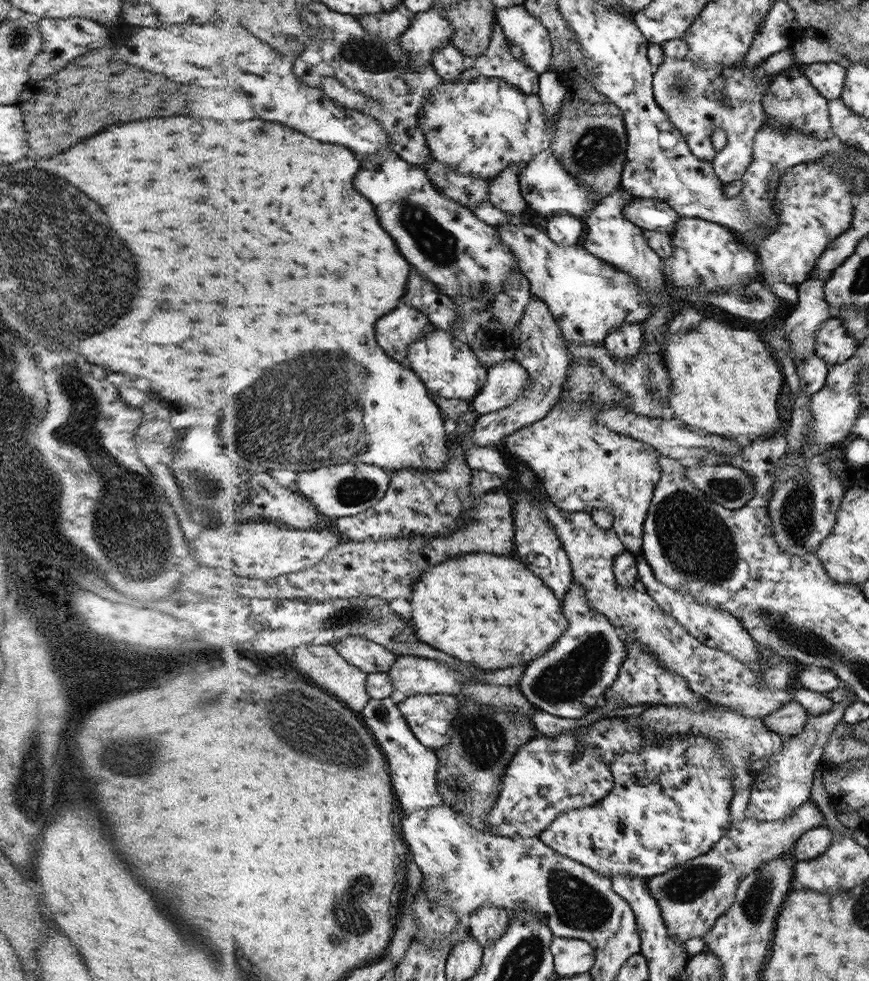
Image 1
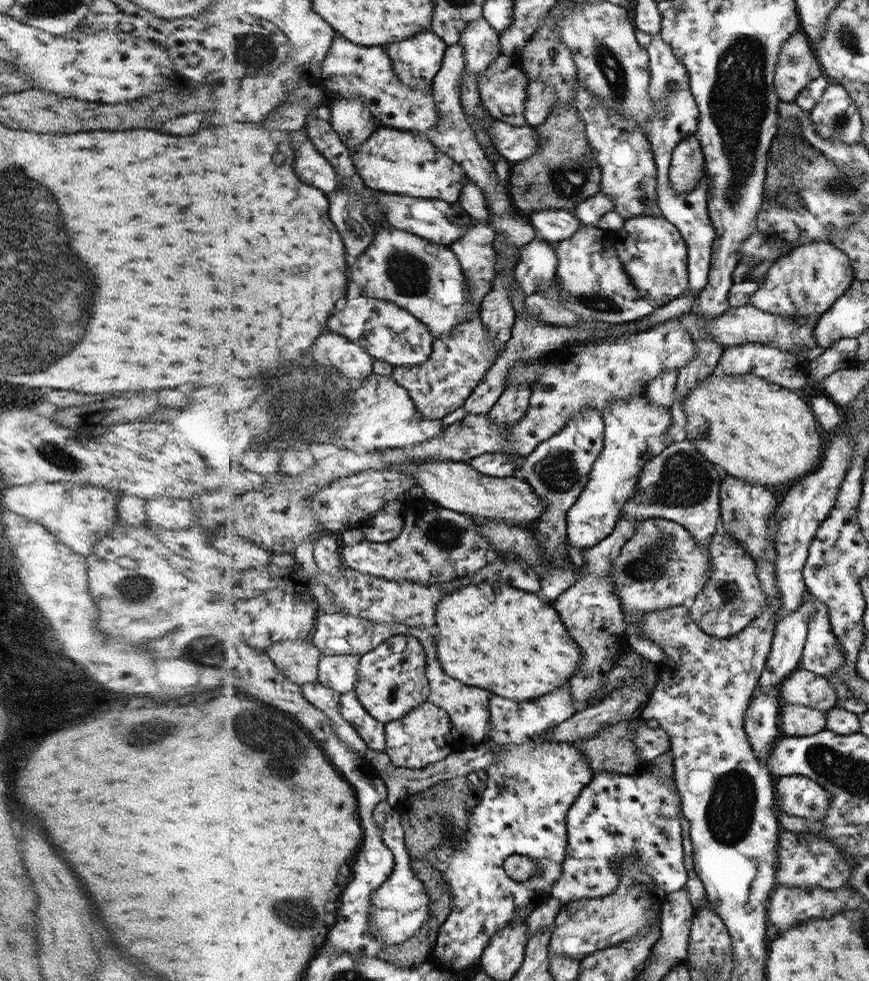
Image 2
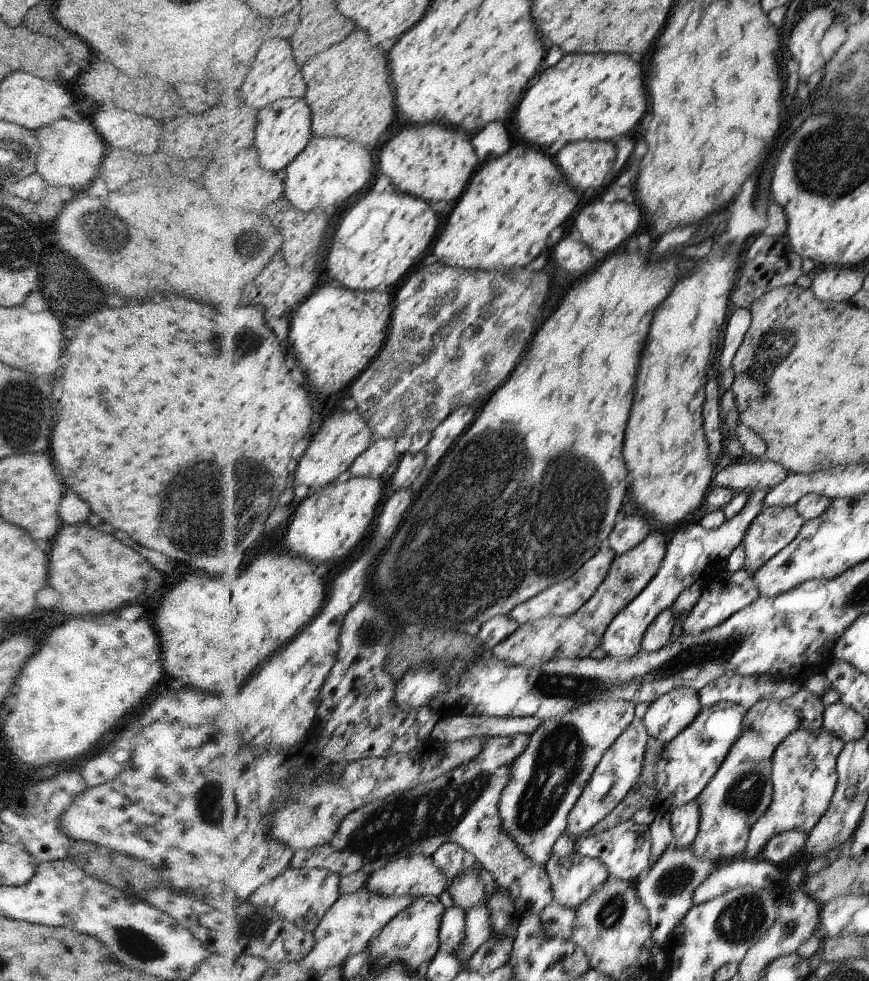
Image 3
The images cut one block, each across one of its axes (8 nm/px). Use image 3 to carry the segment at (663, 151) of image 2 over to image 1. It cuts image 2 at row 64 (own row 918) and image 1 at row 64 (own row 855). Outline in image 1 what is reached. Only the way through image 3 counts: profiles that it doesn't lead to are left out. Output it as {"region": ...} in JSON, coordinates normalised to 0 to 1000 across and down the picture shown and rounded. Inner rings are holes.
{"region":[[[794,59],[765,60],[753,72],[754,101],[766,113],[772,124],[777,125],[778,130],[785,134],[796,157],[806,163],[819,164],[822,176],[831,187],[841,187],[853,182],[861,167],[865,165],[868,141],[880,124],[877,106],[870,102],[868,118],[863,118],[852,108],[849,110],[838,108],[838,102],[831,96],[831,90],[833,90],[831,69],[806,69]],[[826,129],[835,134],[835,147],[829,155],[824,156],[819,149],[818,139]]]}

